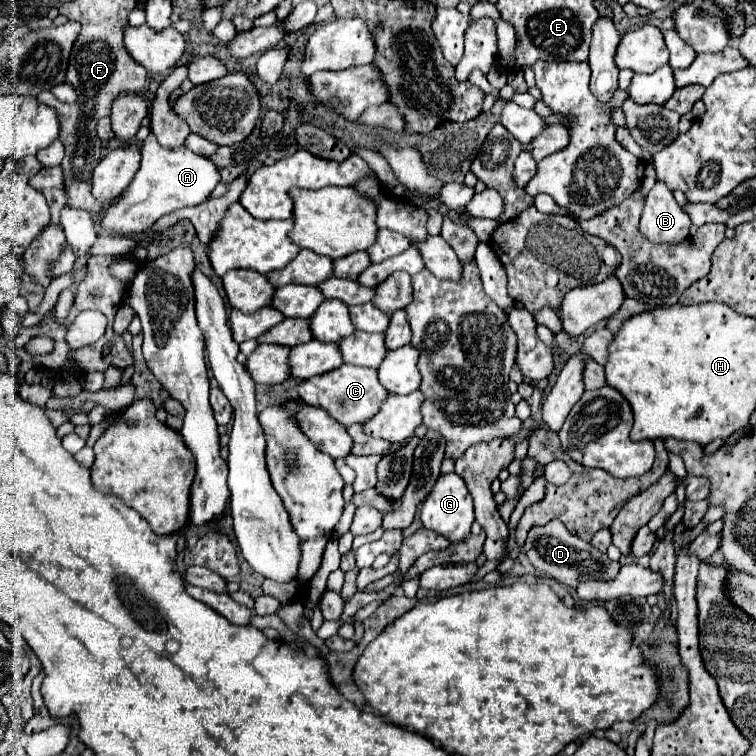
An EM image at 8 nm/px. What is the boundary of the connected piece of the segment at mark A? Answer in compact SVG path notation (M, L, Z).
M148 134L142 146L140 170L136 172L132 184L118 198L118 202L108 206L102 224L106 230L112 232L122 232L122 234L142 232L150 228L164 214L206 202L218 182L220 182L220 170L210 158L194 154L186 146L176 150L162 148L158 140L152 134Z

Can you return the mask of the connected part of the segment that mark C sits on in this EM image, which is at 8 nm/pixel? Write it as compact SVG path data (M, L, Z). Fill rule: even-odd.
M342 364L336 370L330 370L326 374L318 374L318 376L312 376L312 378L300 382L298 392L306 404L326 410L342 426L368 422L370 418L374 418L380 412L380 406L388 398L388 390L380 384L378 372L374 368L352 366L352 364Z

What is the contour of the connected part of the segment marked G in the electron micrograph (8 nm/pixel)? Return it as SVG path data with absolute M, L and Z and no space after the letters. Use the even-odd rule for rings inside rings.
M444 474L436 480L432 492L422 502L422 522L428 530L442 534L450 544L458 544L458 542L466 540L466 536L472 530L472 522L474 522L474 504L472 504L472 496L466 490L466 484L464 484L464 480L460 480L460 476Z

